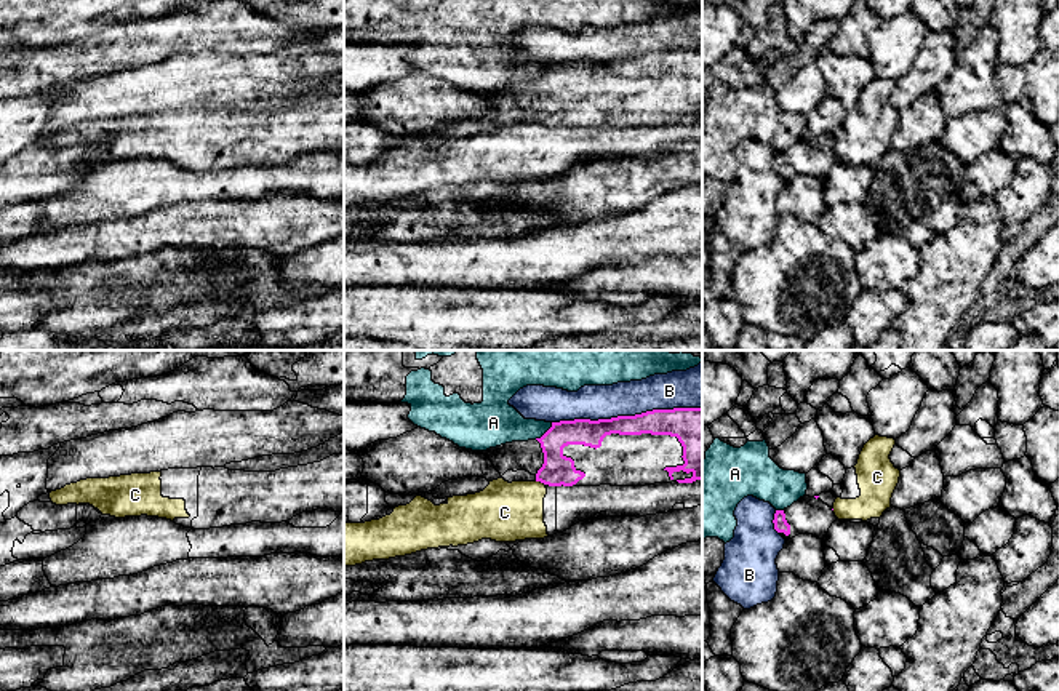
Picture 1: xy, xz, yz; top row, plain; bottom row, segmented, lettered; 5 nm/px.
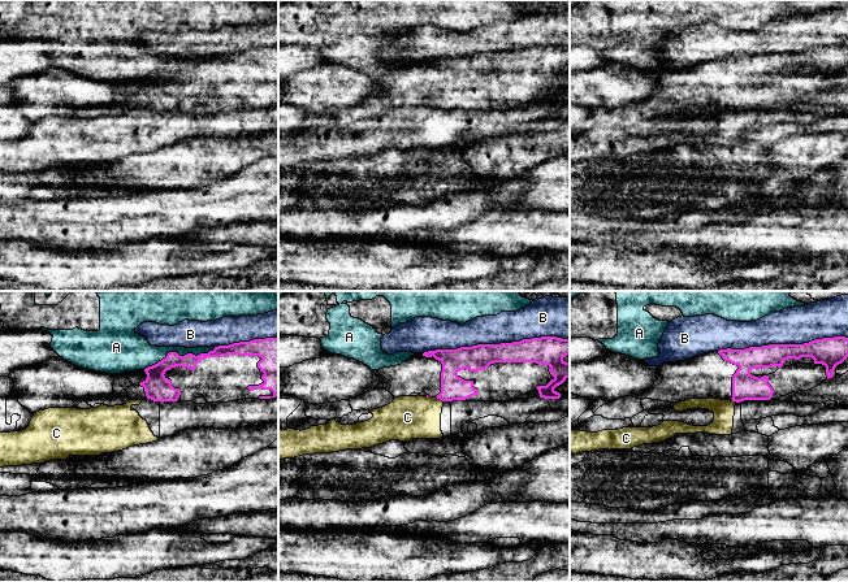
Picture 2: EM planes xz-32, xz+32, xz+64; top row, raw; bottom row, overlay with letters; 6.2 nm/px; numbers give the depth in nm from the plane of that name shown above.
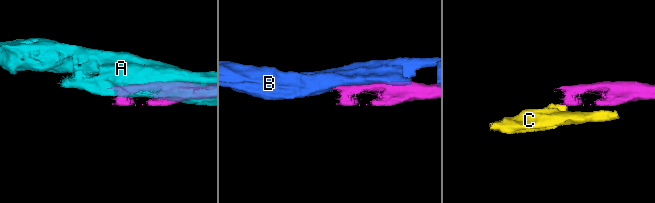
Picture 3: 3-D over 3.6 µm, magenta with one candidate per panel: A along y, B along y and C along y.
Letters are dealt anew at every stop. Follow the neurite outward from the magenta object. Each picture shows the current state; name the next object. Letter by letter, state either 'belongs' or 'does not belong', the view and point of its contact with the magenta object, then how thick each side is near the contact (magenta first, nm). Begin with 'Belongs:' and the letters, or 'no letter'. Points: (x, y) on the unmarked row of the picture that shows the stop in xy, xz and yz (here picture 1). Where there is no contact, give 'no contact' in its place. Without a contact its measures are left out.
Belongs: no letter
A: does not belong; contact xz (546, 74); calibres 160 and 220 nm
B: does not belong; contact xz (626, 58); calibres 140 and 180 nm
C: does not belong; contact xz (541, 123); calibres 160 and 300 nm

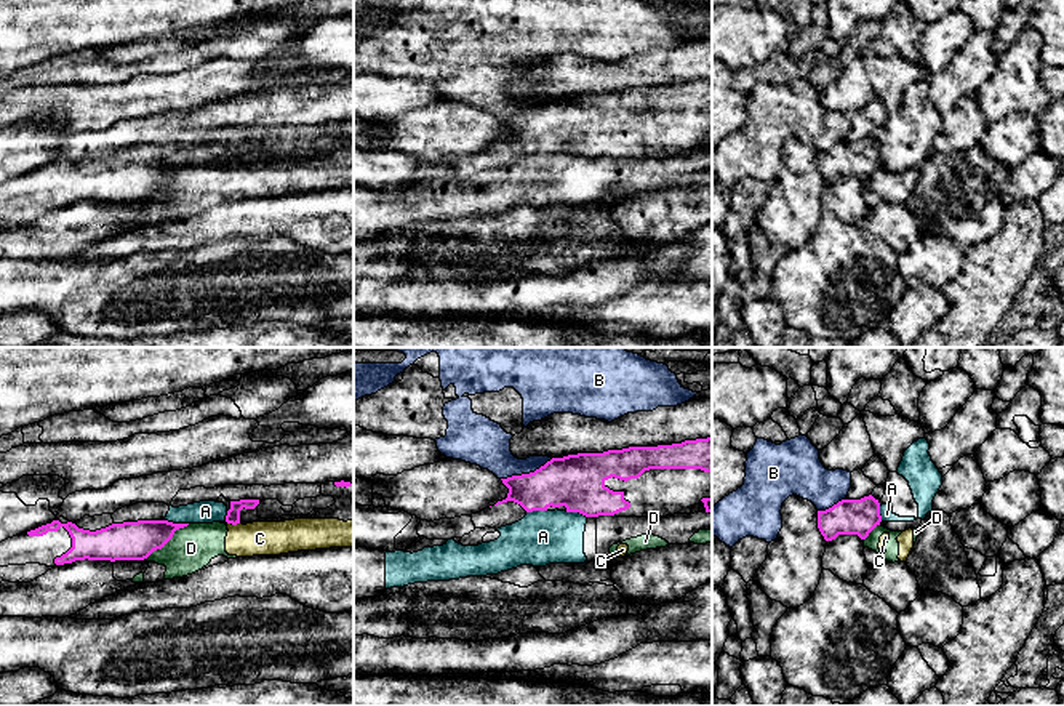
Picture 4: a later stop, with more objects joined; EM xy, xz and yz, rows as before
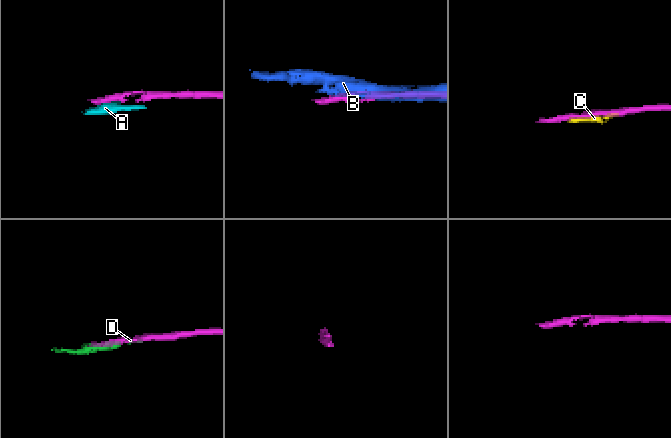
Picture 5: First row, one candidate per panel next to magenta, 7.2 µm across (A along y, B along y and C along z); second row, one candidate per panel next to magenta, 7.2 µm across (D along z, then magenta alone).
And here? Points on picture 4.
Belongs: no letter
A: does not belong; contact xy (176, 165); calibres 190 and 110 nm
B: does not belong; contact xz (527, 116); calibres 260 and 220 nm
C: does not belong; contact xy (234, 165); calibres 70 and 180 nm
D: does not belong; contact xy (167, 183); calibres 190 and 220 nm

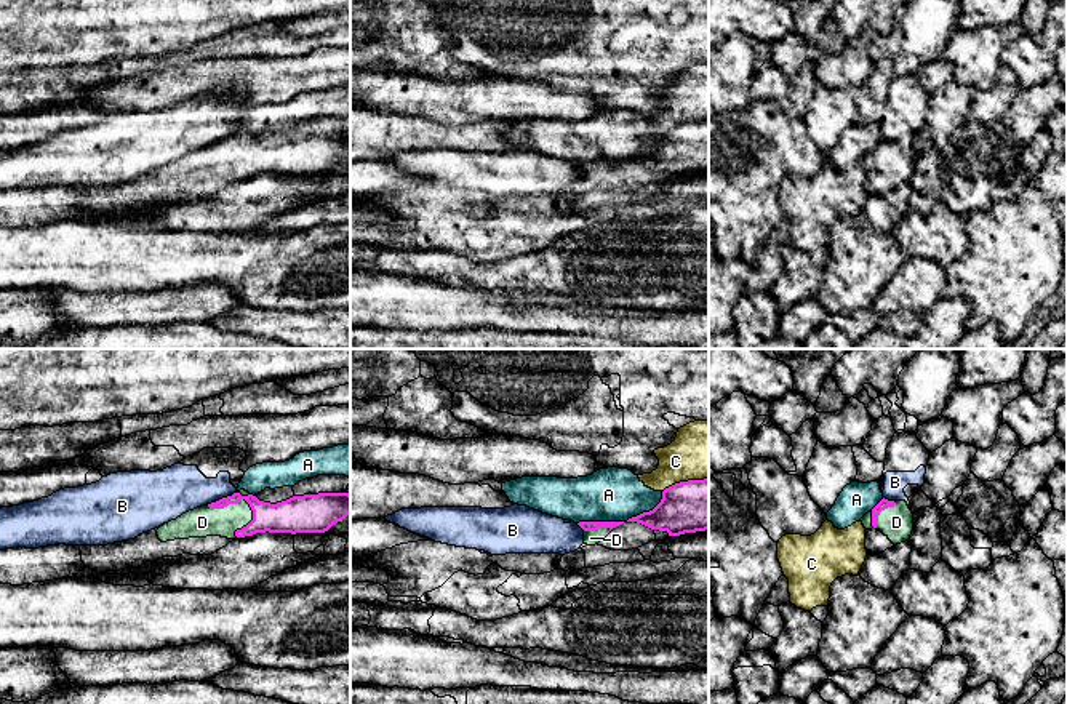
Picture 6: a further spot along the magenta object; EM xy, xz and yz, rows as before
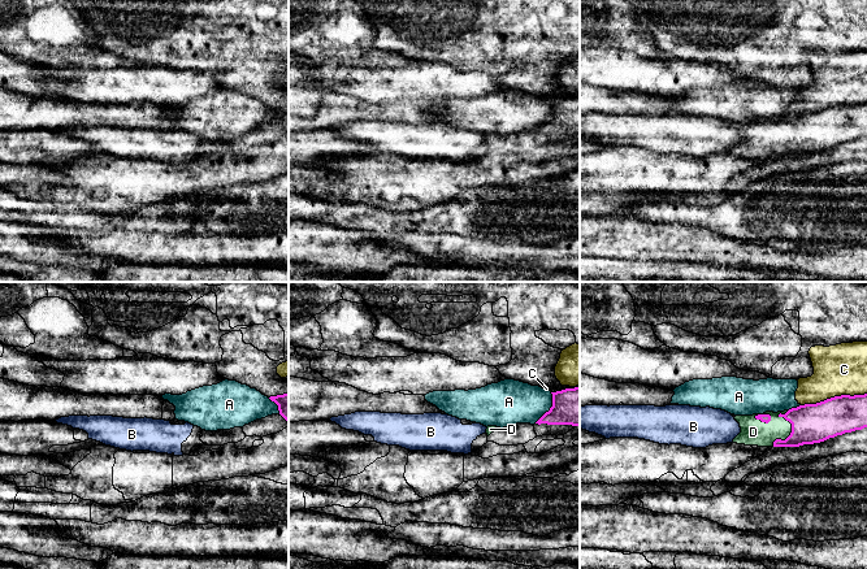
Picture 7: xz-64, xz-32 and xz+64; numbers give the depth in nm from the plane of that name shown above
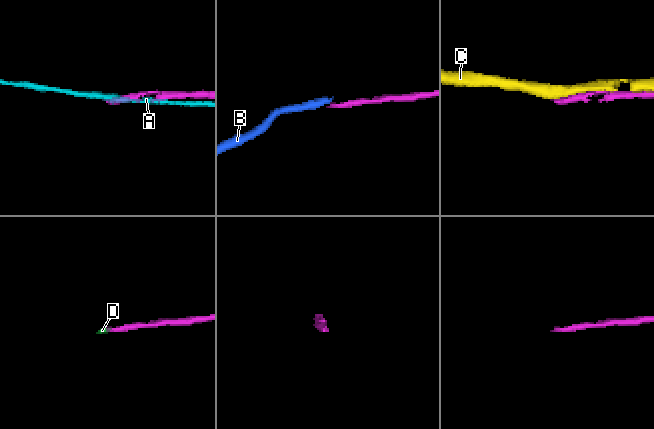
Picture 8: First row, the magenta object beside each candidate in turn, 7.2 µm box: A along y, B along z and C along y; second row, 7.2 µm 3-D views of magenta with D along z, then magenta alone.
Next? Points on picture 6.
Belongs: D
A: does not belong; contact xz (600, 164); calibres 50 and 280 nm
B: does not belong; contact xy (223, 140); calibres 140 and 240 nm
C: does not belong; contact xz (685, 124); calibres 260 and 280 nm
D: belongs; contact xy (235, 144); calibres 160 and 150 nm

